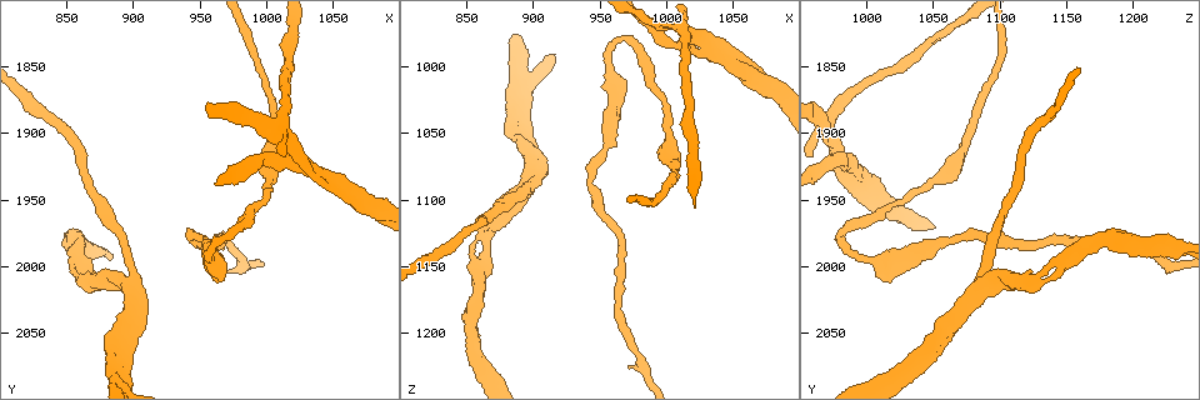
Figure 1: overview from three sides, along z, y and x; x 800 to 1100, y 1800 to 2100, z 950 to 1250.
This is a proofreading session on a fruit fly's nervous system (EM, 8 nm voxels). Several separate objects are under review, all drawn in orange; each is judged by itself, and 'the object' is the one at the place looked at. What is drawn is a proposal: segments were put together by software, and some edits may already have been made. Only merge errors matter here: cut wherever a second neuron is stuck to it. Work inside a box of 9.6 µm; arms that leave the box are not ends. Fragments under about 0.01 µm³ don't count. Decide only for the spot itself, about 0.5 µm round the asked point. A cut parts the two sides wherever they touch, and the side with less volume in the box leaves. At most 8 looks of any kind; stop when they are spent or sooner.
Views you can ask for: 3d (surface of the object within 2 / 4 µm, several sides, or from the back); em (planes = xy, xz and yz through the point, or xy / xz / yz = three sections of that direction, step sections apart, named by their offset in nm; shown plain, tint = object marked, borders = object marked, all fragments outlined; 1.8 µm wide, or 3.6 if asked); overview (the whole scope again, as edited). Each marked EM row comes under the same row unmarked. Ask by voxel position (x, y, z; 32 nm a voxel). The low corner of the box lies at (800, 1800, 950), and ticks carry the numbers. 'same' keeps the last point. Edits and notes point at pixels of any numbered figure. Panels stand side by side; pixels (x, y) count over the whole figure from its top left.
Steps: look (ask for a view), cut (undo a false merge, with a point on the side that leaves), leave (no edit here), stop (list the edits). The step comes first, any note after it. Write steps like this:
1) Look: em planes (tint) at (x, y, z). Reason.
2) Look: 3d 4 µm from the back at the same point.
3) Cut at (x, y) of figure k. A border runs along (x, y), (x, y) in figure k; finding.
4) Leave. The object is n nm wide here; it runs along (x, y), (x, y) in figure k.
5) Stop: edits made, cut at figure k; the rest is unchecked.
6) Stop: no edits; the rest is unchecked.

Look: 3d 2 µm at (886, 2078, 1028). Side arm on a straight run.

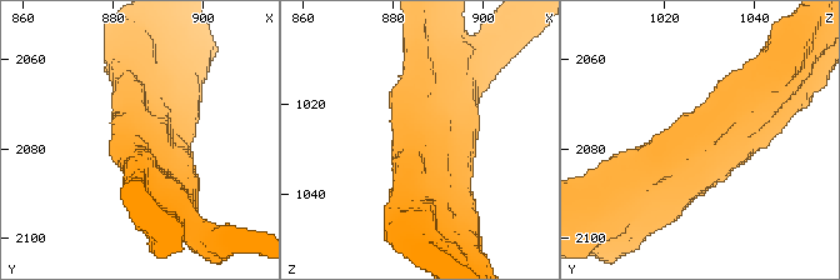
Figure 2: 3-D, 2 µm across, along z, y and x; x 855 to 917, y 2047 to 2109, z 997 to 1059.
Look: em xy step 16 (tint) at (885, 2075, 1028). 3 arms meet here; the arms are 260, 280, 280 nm wide; now the EM.

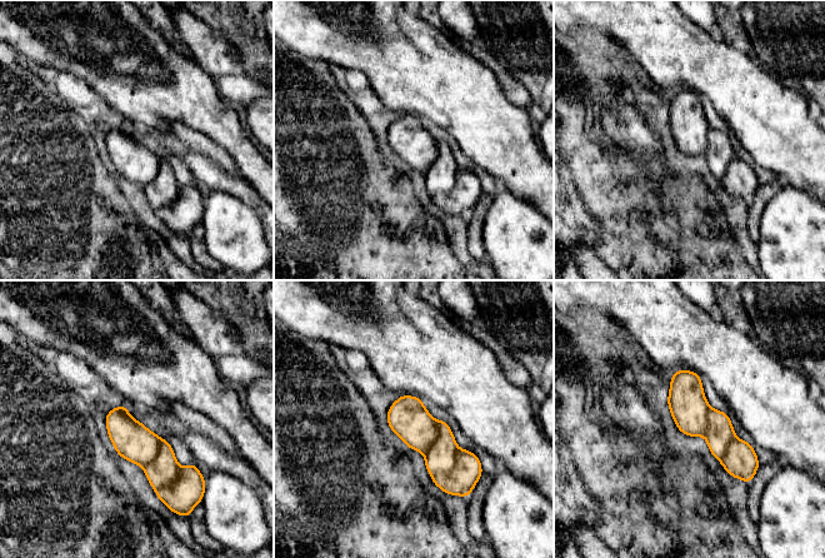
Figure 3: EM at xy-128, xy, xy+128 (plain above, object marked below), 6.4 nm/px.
Look: em planes (tint) at the same point. Cut it another way.

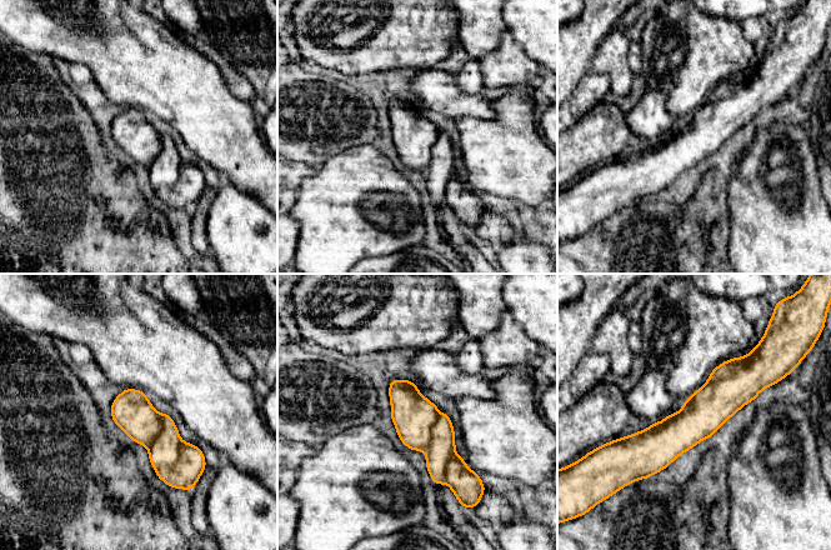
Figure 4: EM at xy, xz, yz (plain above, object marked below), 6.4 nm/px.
Cut at (184, 474) of figure 4. A border runs along (183, 443), (179, 458), (156, 470) in figure 4; a second neuron is stuck on.

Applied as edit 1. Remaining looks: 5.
Look: 3d 4 µm at (1032, 1926, 988). Three-way junction.

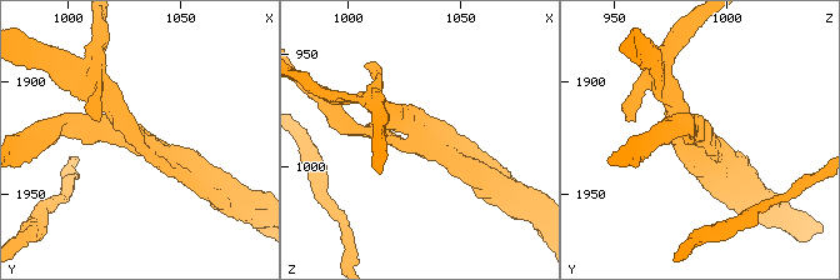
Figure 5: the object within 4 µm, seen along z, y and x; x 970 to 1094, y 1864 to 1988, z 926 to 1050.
Look: em 3.6 µm planes (tint) at (1032, 1924, 986). 3 arms meet here; the arms are 200, 280, 300 nm wide; now the EM.

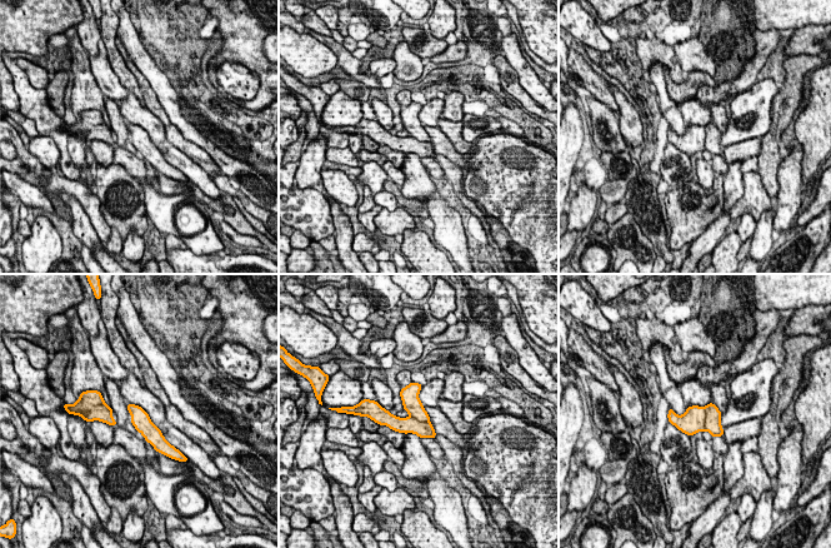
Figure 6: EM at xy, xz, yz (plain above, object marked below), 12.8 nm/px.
Cut at (712, 416) of figure 6. A border runs along (704, 407), (705, 428) in figure 6; two neurons meet here.

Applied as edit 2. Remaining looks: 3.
Stop: edits made, cut at figure 4, cut at figure 6; the rest is unchecked.

